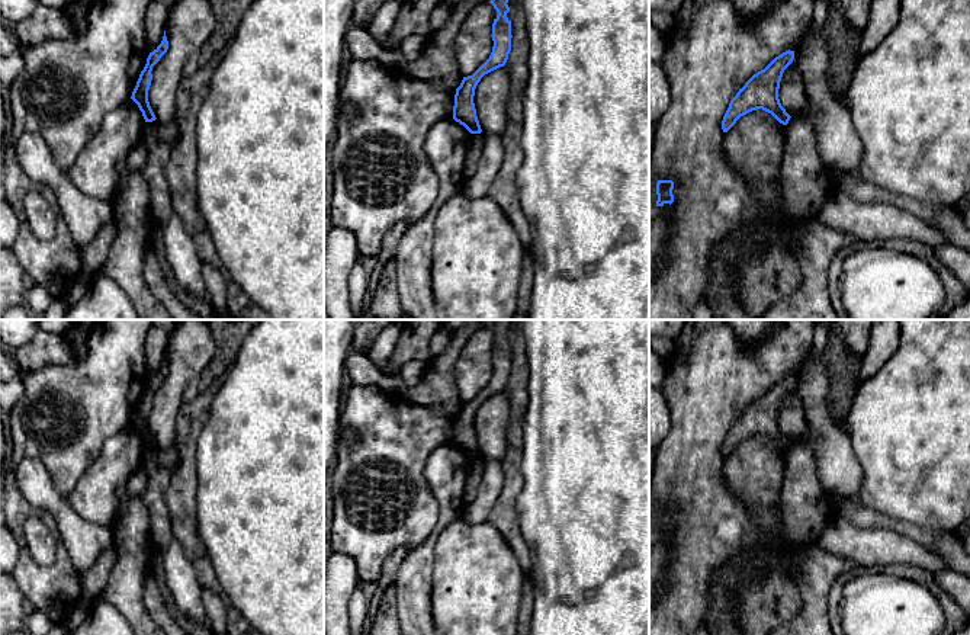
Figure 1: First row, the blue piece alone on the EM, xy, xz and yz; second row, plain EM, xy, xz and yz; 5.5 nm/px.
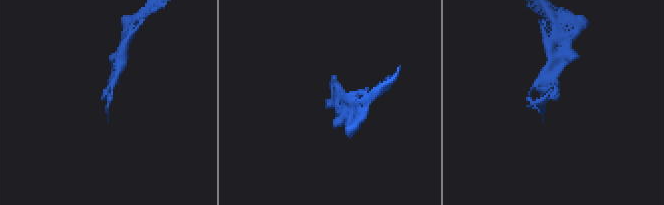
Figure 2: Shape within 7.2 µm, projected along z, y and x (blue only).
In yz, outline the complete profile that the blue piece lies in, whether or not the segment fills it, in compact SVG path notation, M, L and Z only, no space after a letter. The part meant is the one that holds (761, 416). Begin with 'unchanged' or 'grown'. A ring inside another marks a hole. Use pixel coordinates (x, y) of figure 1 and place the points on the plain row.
unchanged; M786 376L775 382L764 395L754 400L736 421L730 426L722 446L723 458L728 458L736 446L757 434L771 439L780 449L787 450L790 440L778 424L780 407L784 395L793 388L794 376Z

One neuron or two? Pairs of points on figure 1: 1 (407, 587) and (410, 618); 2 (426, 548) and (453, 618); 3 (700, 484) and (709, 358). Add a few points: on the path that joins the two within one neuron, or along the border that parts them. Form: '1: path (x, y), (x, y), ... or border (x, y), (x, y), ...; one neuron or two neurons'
1: path (410, 595), (410, 611); one neuron
2: border (440, 531), (434, 548), (431, 599); two neurons
3: path (700, 452), (700, 413), (709, 390); one neuron

